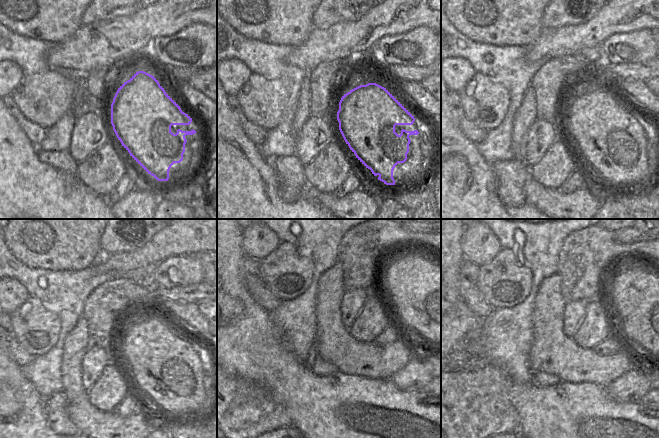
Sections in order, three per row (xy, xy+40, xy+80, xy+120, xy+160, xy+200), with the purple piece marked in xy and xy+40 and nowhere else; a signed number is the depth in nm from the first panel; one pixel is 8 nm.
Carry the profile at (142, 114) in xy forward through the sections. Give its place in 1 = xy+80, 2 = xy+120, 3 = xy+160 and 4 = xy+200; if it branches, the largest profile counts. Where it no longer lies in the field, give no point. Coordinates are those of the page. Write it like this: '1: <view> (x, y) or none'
1: xy+80 (593, 117)
2: xy+120 (148, 345)
3: xy+160 (420, 327)
4: xy+200 (644, 330)

